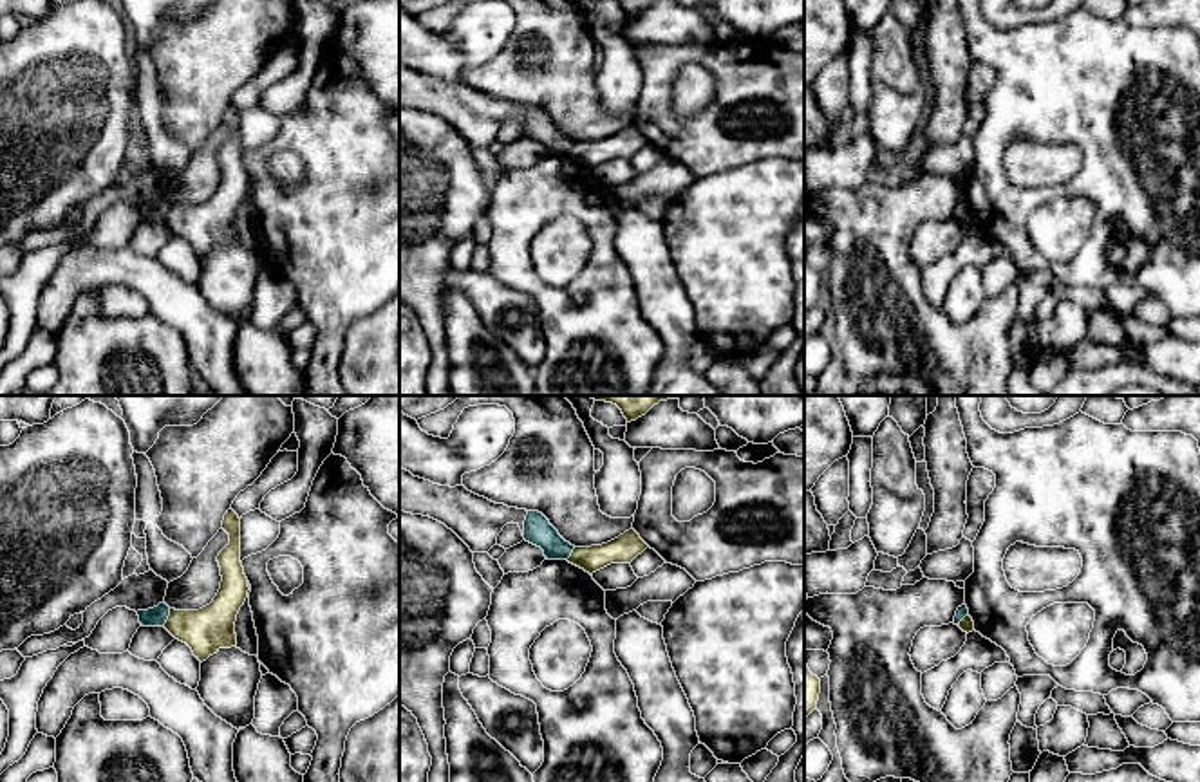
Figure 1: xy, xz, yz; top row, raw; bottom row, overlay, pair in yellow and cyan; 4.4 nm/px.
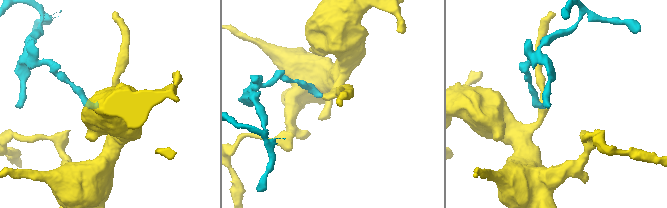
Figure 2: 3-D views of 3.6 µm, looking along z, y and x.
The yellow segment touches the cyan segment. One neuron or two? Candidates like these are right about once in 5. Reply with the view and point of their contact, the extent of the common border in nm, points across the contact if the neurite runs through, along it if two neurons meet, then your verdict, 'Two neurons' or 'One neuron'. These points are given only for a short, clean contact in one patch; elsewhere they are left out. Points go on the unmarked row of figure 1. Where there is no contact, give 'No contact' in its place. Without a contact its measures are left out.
Touches yellow at xy (168, 214). Shared border 90 nm. Boundary: xy (170, 204), (163, 221). Two neurons

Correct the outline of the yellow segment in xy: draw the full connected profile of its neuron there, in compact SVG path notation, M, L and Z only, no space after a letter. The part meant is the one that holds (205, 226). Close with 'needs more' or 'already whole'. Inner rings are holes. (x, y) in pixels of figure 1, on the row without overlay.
M228 105L222 125L230 130L230 139L219 148L220 184L213 197L199 206L175 206L164 224L179 237L186 238L202 258L220 244L237 242L235 217L248 193L248 173L240 159L240 114Z; already whole

